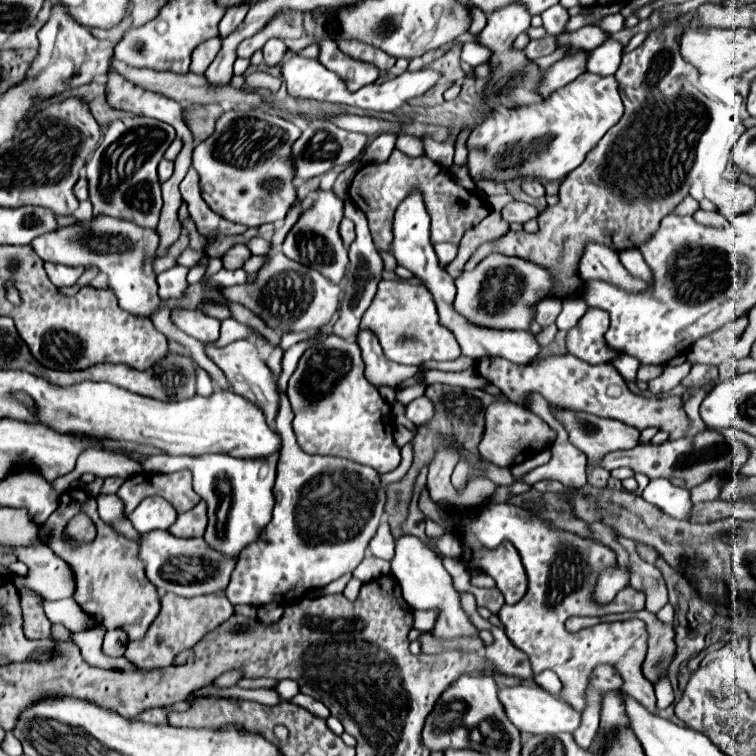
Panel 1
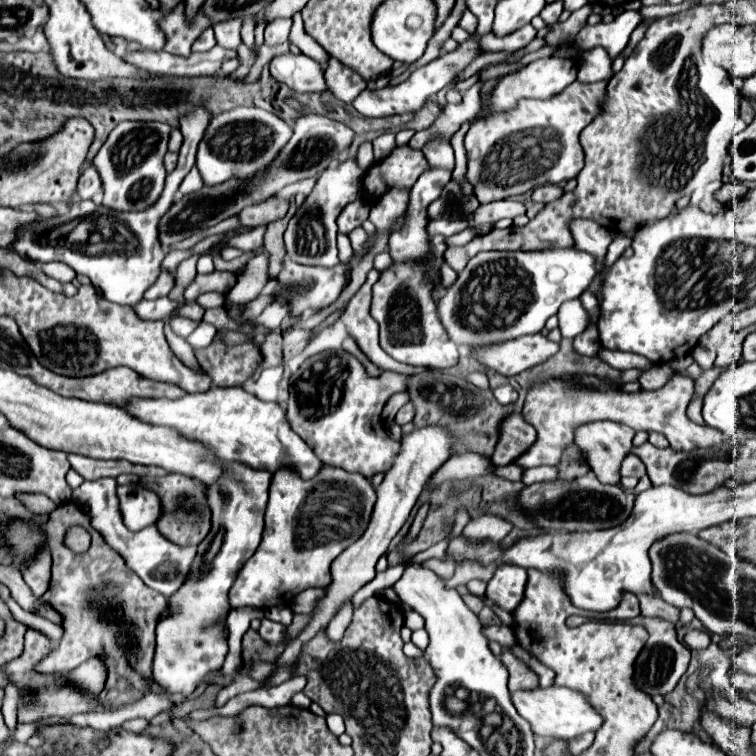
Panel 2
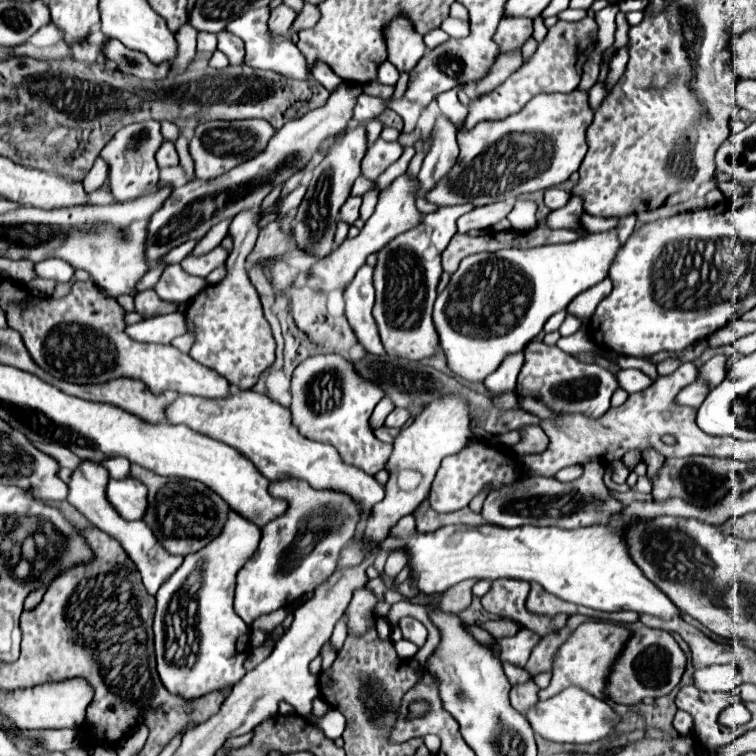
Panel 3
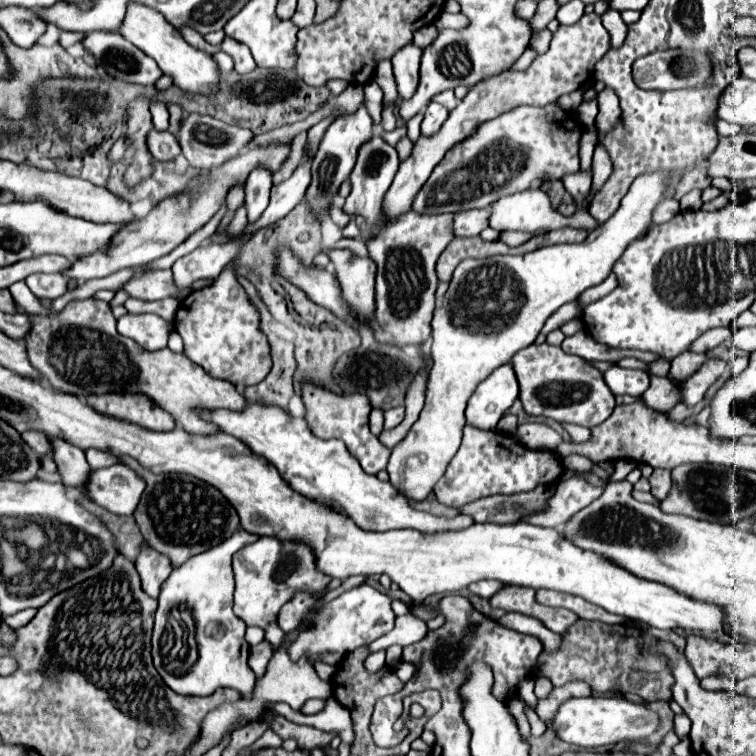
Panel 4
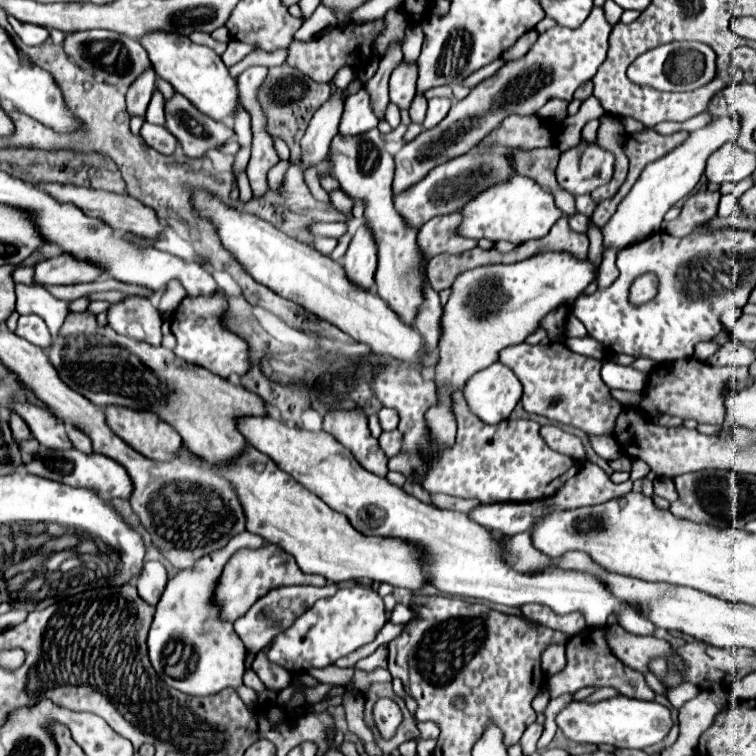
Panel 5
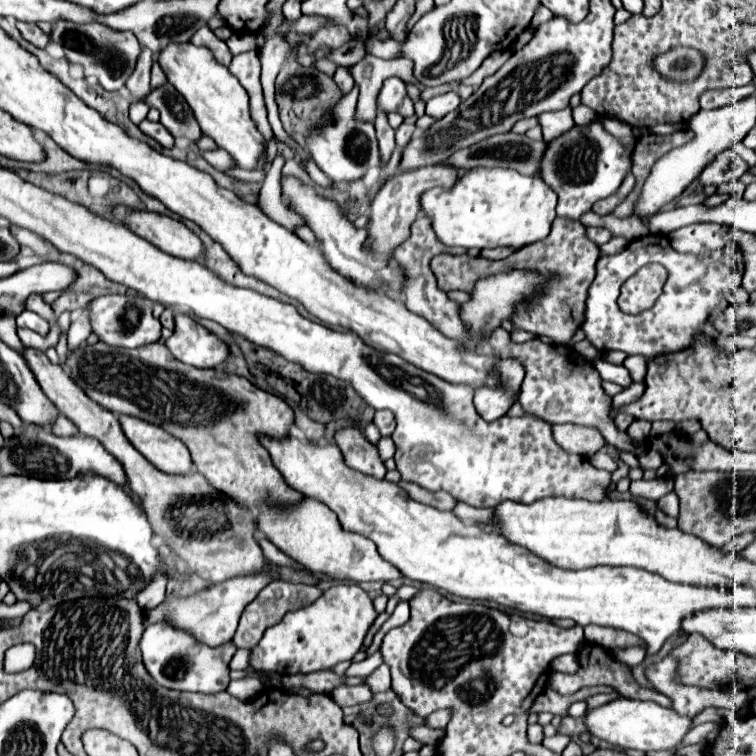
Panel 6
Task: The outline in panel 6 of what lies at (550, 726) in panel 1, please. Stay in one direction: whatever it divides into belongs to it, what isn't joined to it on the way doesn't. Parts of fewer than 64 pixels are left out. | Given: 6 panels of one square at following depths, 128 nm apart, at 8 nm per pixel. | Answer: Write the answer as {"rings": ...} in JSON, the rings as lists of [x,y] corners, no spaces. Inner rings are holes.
{"rings":[[[616,698],[604,706],[590,710],[584,716],[584,724],[592,736],[610,742],[616,748],[642,752],[674,748],[690,730],[690,718],[676,714],[672,708],[664,708],[656,702],[640,702],[630,698]]]}

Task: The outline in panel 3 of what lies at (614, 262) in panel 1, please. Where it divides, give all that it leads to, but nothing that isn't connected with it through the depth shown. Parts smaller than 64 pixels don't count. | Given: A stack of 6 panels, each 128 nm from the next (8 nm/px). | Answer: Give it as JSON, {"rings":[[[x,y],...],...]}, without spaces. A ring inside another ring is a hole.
{"rings":[[[572,196],[570,202],[560,208],[550,212],[548,216],[548,226],[550,228],[566,228],[578,232],[578,236],[584,236],[584,228],[580,228],[580,216],[582,216],[582,200],[578,196]]]}

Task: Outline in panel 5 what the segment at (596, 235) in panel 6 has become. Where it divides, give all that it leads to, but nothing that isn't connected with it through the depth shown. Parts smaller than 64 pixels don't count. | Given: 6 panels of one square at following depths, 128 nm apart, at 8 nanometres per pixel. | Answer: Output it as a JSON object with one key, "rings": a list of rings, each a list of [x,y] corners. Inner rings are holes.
{"rings":[[[574,214],[574,216],[568,216],[568,224],[572,230],[576,232],[586,232],[588,230],[588,218],[584,214]]]}

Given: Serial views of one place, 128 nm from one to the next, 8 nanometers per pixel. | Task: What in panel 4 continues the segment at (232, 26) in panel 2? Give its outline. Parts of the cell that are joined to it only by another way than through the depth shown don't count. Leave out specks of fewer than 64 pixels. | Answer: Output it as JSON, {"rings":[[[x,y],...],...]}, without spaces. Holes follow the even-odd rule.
{"rings":[[[226,36],[224,42],[220,44],[220,50],[226,52],[228,56],[232,56],[234,60],[234,70],[240,72],[240,74],[246,74],[246,72],[252,72],[256,68],[254,60],[252,60],[252,54],[248,52],[248,47]]]}

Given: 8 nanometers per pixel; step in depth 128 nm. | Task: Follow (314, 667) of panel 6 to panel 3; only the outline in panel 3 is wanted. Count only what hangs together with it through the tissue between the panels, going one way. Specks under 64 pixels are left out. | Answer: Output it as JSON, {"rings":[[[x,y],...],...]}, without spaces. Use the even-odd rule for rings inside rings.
{"rings":[[[368,588],[354,592],[354,598],[352,598],[350,606],[346,608],[346,614],[350,616],[350,624],[348,624],[350,634],[360,636],[374,624],[374,616],[376,616],[374,606],[376,606],[376,602],[378,602],[378,598]]]}

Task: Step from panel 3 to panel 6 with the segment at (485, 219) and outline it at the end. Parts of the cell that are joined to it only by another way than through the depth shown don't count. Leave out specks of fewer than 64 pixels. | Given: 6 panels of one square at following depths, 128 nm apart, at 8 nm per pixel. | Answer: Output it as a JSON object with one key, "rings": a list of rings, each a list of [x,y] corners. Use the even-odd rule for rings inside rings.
{"rings":[[[420,216],[414,224],[412,224],[412,234],[410,238],[398,246],[394,250],[394,258],[396,262],[404,268],[404,274],[408,276],[408,284],[404,284],[404,298],[406,298],[406,308],[416,312],[418,316],[424,316],[424,320],[428,320],[438,332],[444,332],[444,336],[454,338],[454,340],[464,340],[464,326],[458,318],[458,304],[448,300],[446,292],[442,292],[436,286],[434,274],[430,272],[430,260],[438,254],[466,254],[466,248],[448,248],[444,244],[440,244],[440,240],[436,240],[436,234],[432,232],[432,224],[426,216]]]}

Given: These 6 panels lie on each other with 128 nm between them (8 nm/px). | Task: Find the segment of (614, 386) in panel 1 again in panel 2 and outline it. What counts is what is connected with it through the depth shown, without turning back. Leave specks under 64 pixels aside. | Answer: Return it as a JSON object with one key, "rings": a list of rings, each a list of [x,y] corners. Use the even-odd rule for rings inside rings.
{"rings":[[[674,374],[664,388],[654,392],[648,390],[624,392],[622,386],[608,388],[608,392],[596,392],[596,388],[572,388],[572,384],[568,384],[568,376],[534,382],[526,392],[522,416],[538,430],[538,440],[528,452],[524,452],[516,460],[516,464],[520,464],[522,468],[544,464],[556,466],[564,454],[564,448],[574,442],[574,430],[594,420],[614,420],[634,430],[656,430],[668,438],[674,450],[710,448],[720,444],[720,440],[726,440],[726,436],[720,430],[700,426],[686,416],[686,408],[692,400],[692,394],[694,394],[694,382],[682,374]]]}

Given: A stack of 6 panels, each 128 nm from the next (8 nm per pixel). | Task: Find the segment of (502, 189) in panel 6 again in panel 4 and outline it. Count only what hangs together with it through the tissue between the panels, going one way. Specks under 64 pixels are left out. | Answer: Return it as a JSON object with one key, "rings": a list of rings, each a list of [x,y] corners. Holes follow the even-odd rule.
{"rings":[[[528,188],[524,192],[516,192],[512,196],[504,196],[500,198],[496,204],[492,204],[492,216],[490,216],[490,226],[498,232],[506,232],[506,230],[526,230],[526,232],[534,232],[534,230],[556,230],[556,228],[586,228],[588,222],[588,230],[594,230],[600,226],[600,222],[596,218],[592,218],[586,210],[576,210],[576,214],[572,216],[562,216],[558,214],[552,206],[550,206],[550,198],[540,190],[540,188]]]}

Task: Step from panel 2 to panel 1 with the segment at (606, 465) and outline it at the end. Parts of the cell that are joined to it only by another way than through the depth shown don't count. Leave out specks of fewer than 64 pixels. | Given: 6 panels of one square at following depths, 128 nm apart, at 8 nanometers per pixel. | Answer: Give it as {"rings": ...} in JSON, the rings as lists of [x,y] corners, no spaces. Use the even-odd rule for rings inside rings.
{"rings":[[[552,406],[550,412],[566,428],[570,442],[588,456],[588,464],[592,466],[612,450],[636,446],[640,438],[640,430],[620,420],[608,420],[588,412],[556,412]]]}

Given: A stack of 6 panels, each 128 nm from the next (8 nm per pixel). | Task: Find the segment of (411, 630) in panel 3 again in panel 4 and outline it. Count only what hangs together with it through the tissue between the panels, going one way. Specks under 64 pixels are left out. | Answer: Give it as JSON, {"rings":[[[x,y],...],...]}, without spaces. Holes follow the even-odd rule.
{"rings":[[[404,614],[404,616],[398,616],[396,618],[396,626],[384,634],[382,638],[374,640],[370,644],[370,652],[376,652],[376,650],[382,650],[382,648],[388,648],[392,644],[400,644],[400,646],[410,646],[414,642],[418,642],[420,638],[424,638],[428,632],[428,626],[424,620],[412,616],[412,614]]]}

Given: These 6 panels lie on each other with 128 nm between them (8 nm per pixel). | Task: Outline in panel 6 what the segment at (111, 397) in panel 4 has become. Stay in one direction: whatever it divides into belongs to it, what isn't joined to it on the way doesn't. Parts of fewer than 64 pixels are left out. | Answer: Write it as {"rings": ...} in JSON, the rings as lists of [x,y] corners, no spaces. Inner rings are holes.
{"rings":[[[120,416],[120,426],[130,444],[158,470],[168,474],[186,474],[192,470],[188,448],[164,428],[134,416]]]}

